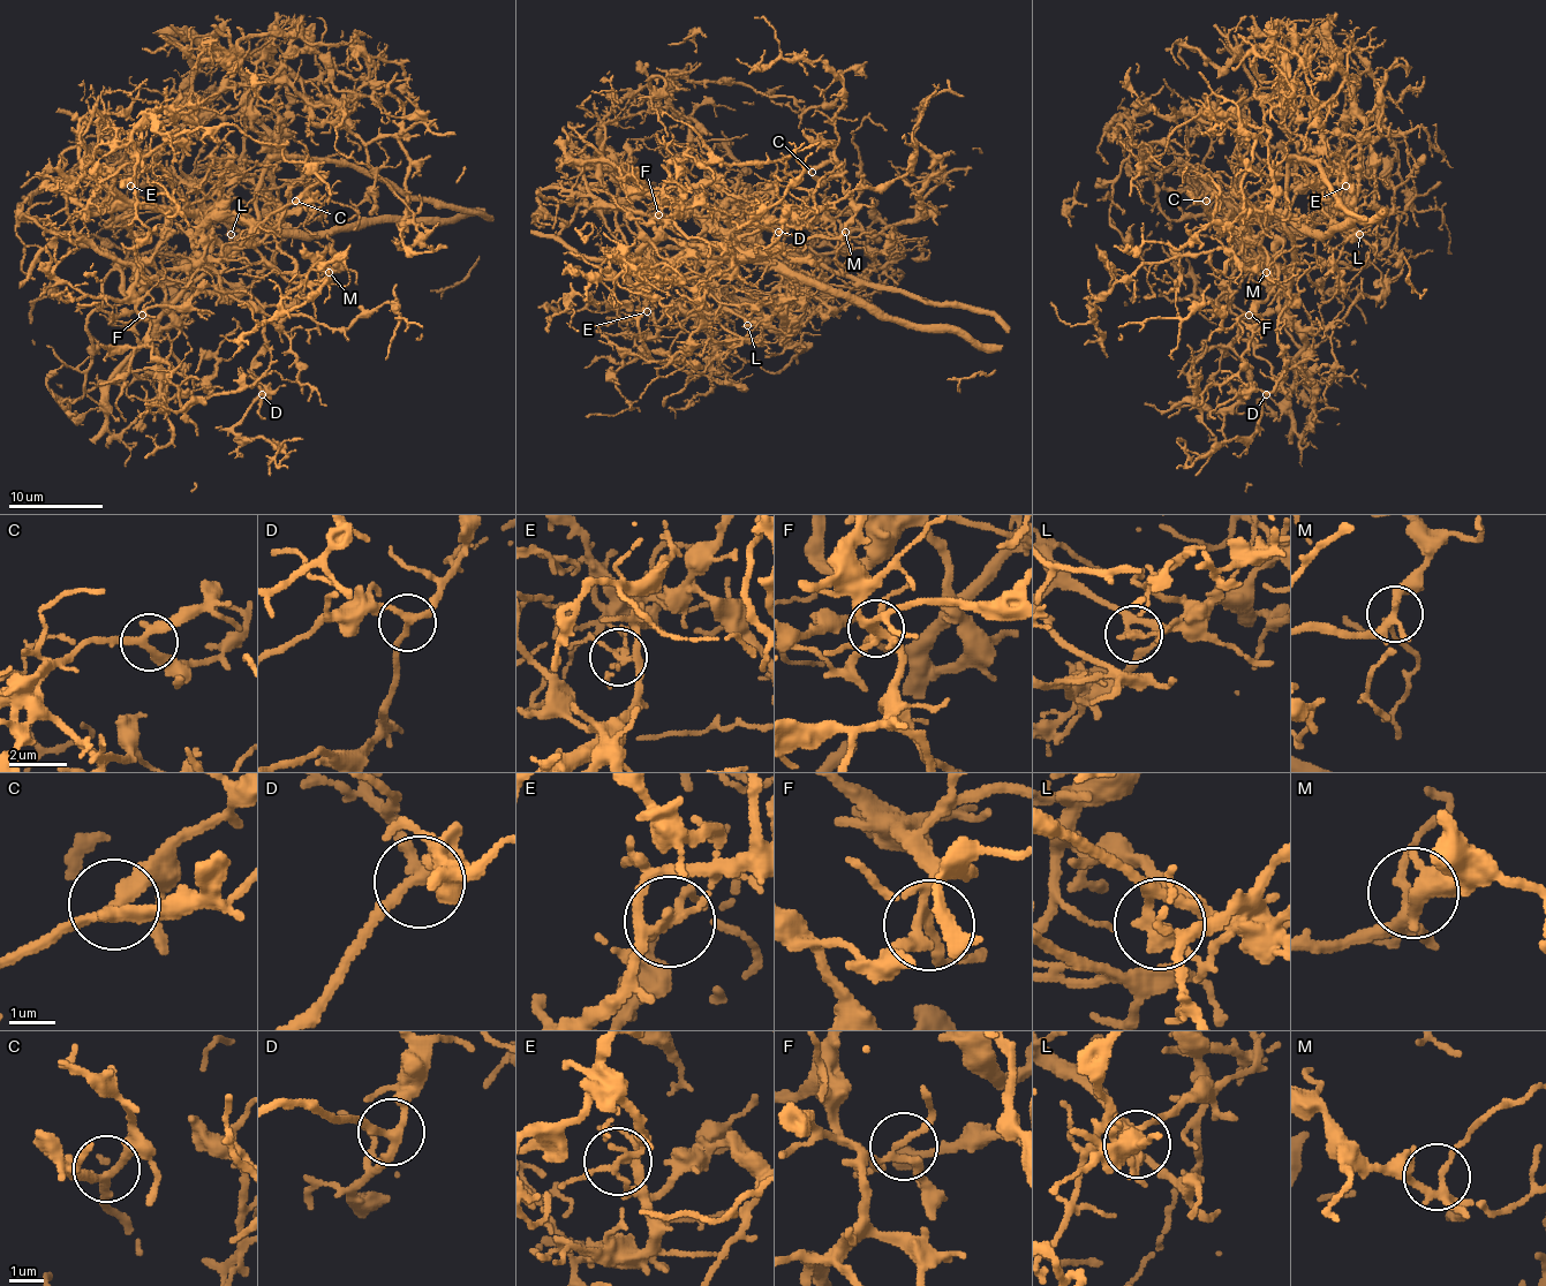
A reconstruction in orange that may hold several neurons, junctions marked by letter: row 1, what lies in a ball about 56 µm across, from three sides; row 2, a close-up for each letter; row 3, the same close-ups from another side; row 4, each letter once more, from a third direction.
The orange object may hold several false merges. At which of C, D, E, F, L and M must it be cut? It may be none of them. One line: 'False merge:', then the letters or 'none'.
False merge: E, L

